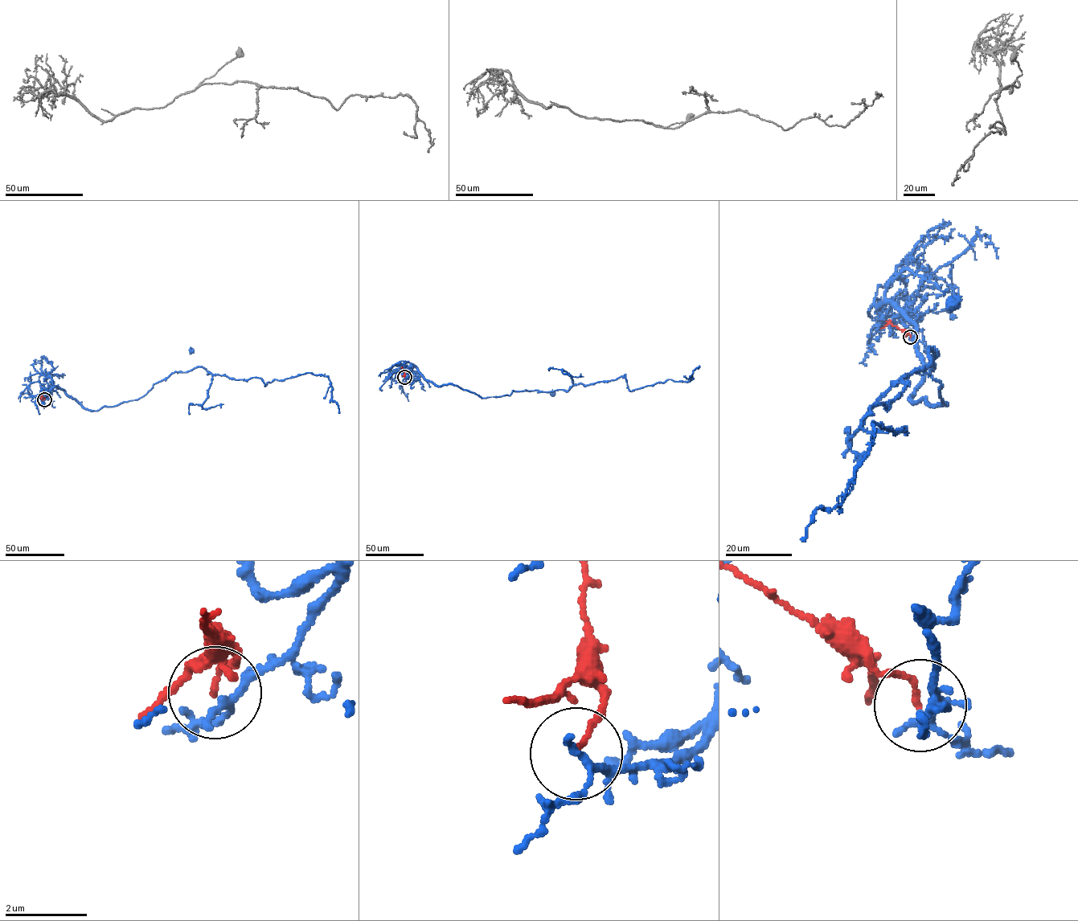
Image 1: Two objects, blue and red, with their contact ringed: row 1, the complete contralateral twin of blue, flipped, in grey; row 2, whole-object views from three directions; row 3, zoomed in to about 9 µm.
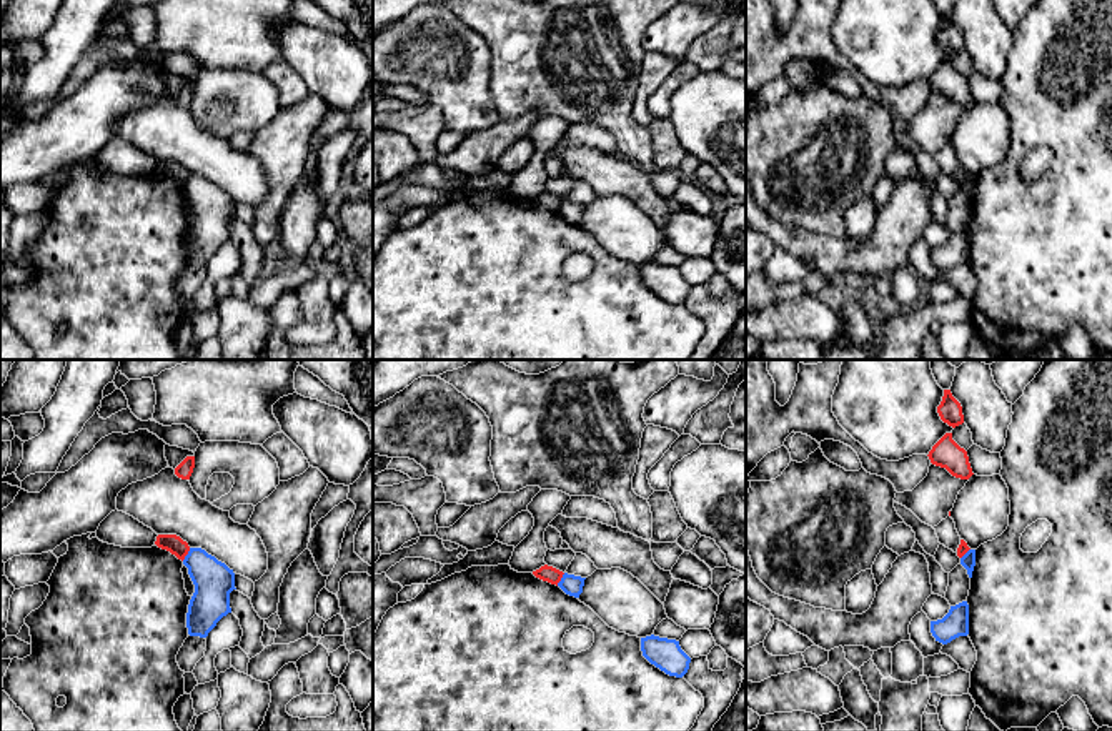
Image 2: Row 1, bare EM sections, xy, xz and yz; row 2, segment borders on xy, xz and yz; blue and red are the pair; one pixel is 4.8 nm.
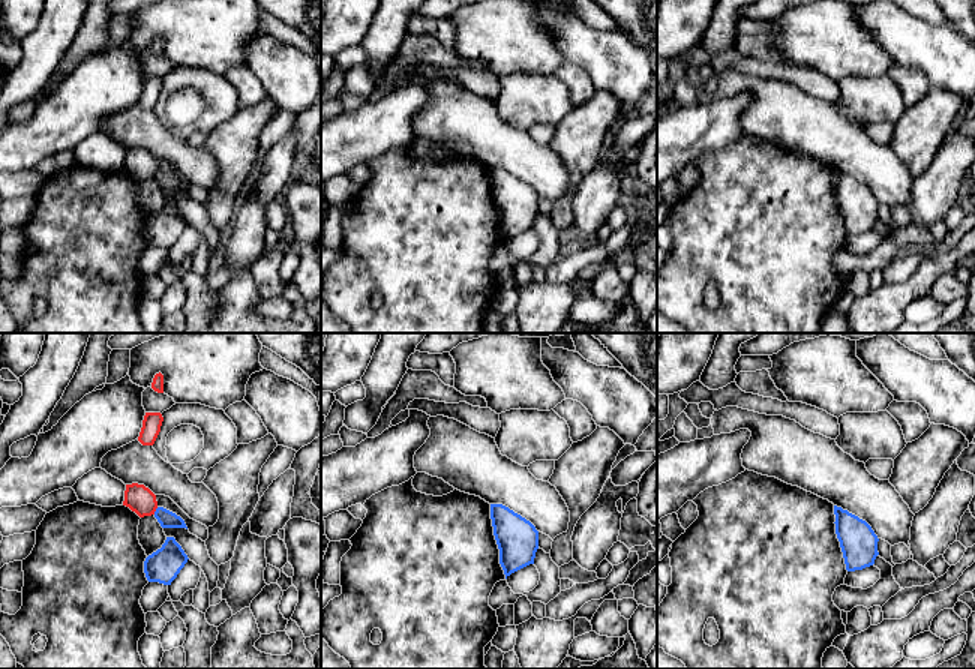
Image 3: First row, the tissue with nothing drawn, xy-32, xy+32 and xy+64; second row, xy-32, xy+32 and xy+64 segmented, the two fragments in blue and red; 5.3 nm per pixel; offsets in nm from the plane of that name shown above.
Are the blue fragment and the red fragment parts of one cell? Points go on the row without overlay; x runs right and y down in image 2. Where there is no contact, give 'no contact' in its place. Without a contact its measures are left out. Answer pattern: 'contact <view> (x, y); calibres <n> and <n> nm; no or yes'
contact xy (187, 182); calibres 190 and 90 nm; no

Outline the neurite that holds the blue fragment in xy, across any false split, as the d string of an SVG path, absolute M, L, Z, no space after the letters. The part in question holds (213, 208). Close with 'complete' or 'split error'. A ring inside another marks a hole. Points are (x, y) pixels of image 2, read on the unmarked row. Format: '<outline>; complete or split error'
M190 175L183 191L195 211L186 240L188 261L206 265L216 250L231 240L230 220L236 216L235 200L201 175Z; complete

